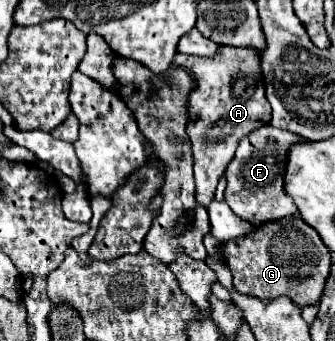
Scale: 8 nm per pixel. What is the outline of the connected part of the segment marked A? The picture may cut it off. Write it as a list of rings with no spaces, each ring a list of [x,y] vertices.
[[[222,46],[214,56],[186,56],[176,54],[174,66],[186,66],[198,78],[198,90],[190,94],[190,126],[188,136],[194,156],[196,200],[208,206],[214,198],[216,184],[232,160],[242,136],[270,122],[270,102],[266,100],[264,78],[260,68],[260,54],[254,48]]]

